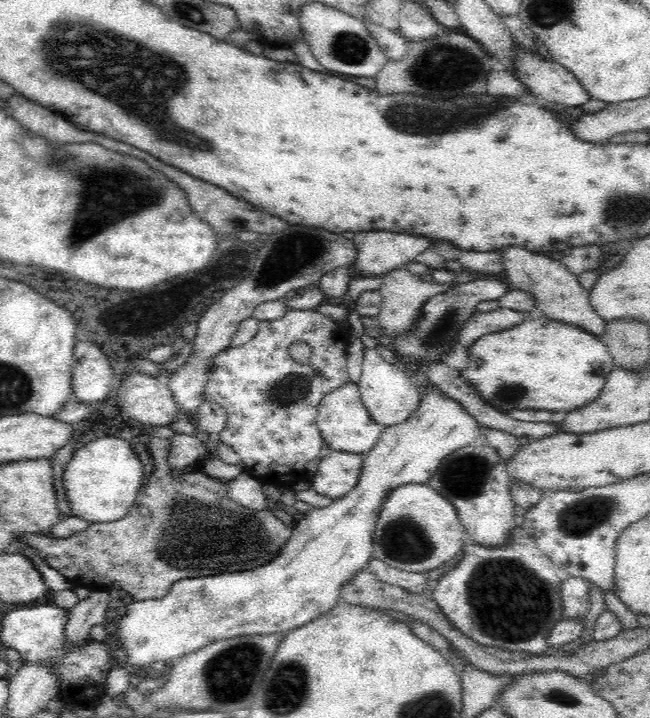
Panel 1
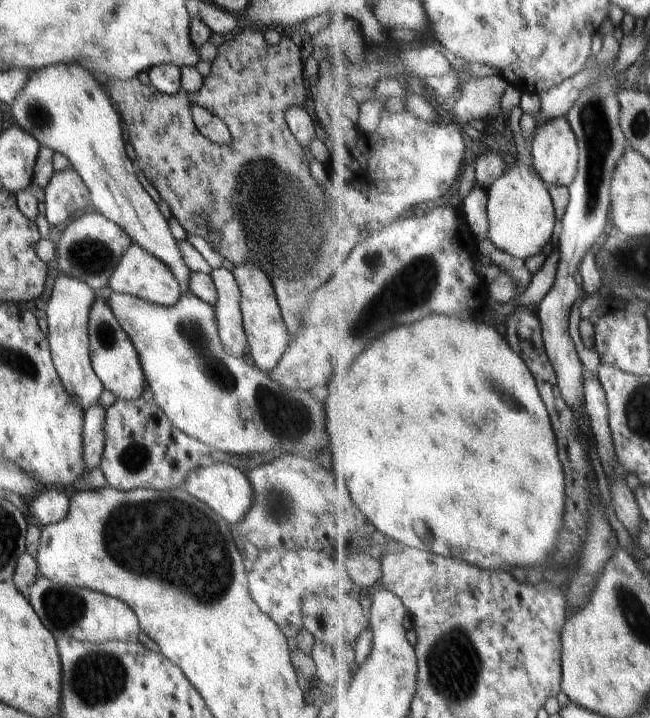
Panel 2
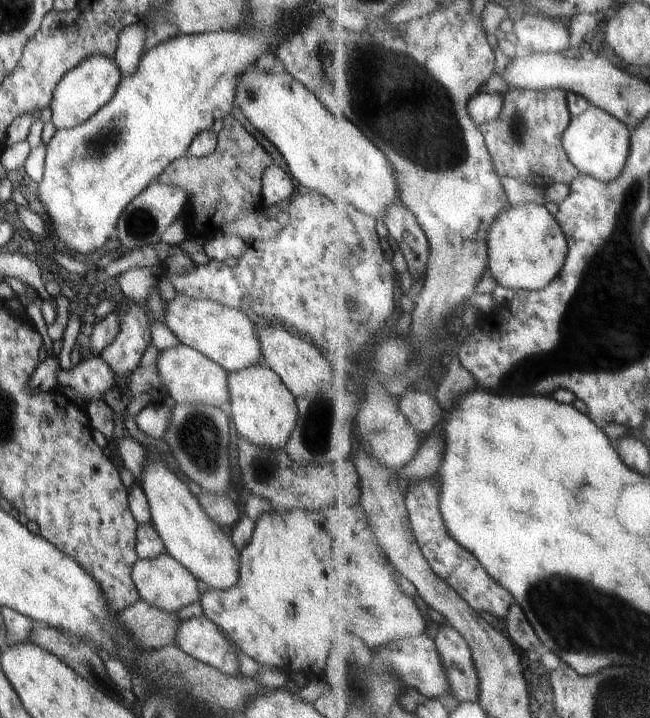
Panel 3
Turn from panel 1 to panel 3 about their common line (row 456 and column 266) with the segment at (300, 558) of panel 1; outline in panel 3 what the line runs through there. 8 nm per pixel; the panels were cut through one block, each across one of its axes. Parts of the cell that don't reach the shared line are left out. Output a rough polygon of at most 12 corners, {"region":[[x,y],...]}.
{"region":[[264,362],[227,374],[239,436],[284,449],[295,396]]}

